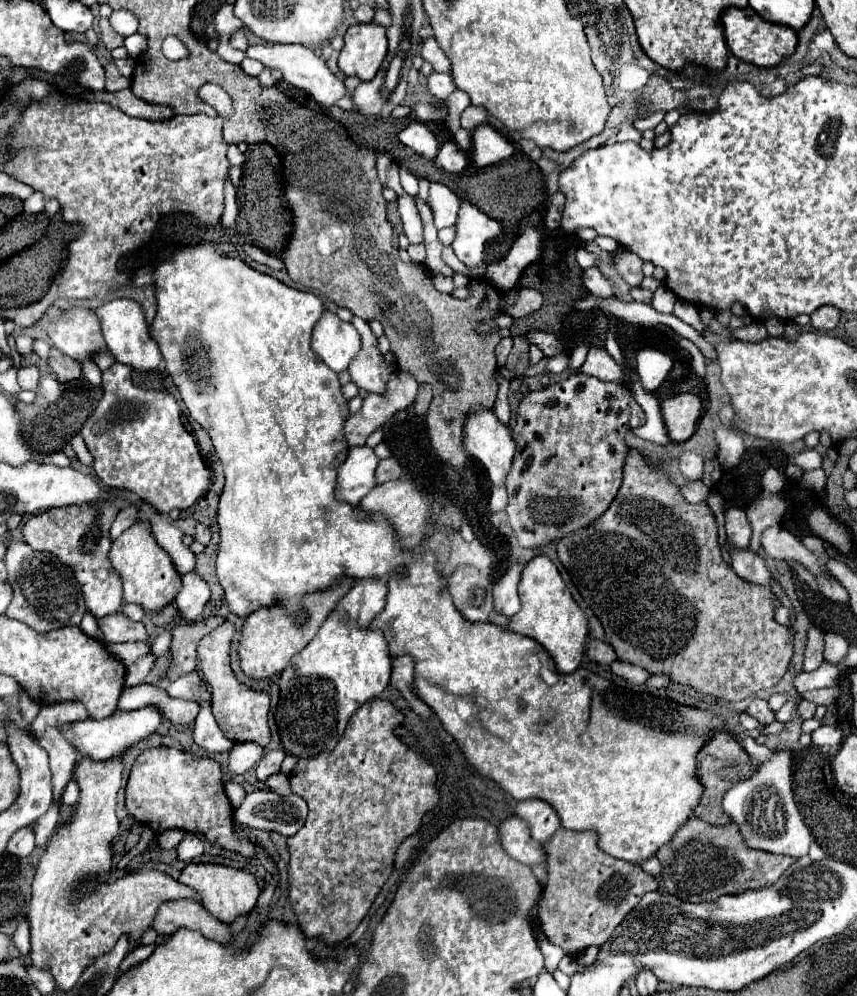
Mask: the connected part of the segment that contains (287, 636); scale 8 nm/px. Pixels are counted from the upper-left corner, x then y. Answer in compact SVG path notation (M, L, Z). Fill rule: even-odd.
M342 580L338 586L326 590L326 592L318 592L318 594L310 594L304 600L306 612L308 612L308 620L306 624L298 626L282 606L270 606L270 608L260 608L254 614L250 614L244 622L242 628L242 636L240 636L240 646L238 646L238 658L240 658L240 668L248 678L254 680L266 680L278 672L282 672L288 662L292 660L294 654L298 654L318 632L318 626L322 626L322 622L328 618L328 614L332 612L332 608L336 606L336 602L342 598L342 594L346 594L352 588L352 580Z

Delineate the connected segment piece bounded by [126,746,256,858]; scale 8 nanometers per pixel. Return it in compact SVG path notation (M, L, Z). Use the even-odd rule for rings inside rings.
M158 746L144 750L132 766L126 786L126 808L138 822L150 826L156 834L160 830L182 828L186 832L200 832L212 846L240 852L242 856L256 856L254 844L234 834L232 806L222 784L222 768L216 760L198 758L178 748Z

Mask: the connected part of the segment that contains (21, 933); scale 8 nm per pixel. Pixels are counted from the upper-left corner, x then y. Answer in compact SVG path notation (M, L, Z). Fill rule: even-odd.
M22 920L18 930L14 932L14 946L18 948L18 952L22 956L30 954L30 926L28 926L28 920Z

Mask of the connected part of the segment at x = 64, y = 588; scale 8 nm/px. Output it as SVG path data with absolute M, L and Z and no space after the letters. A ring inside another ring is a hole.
M12 540L6 552L6 566L10 574L10 586L14 590L14 598L6 610L8 618L26 622L38 632L50 632L64 626L78 626L86 606L82 598L82 590L74 578L74 572L62 564L50 552L32 550L22 540Z

